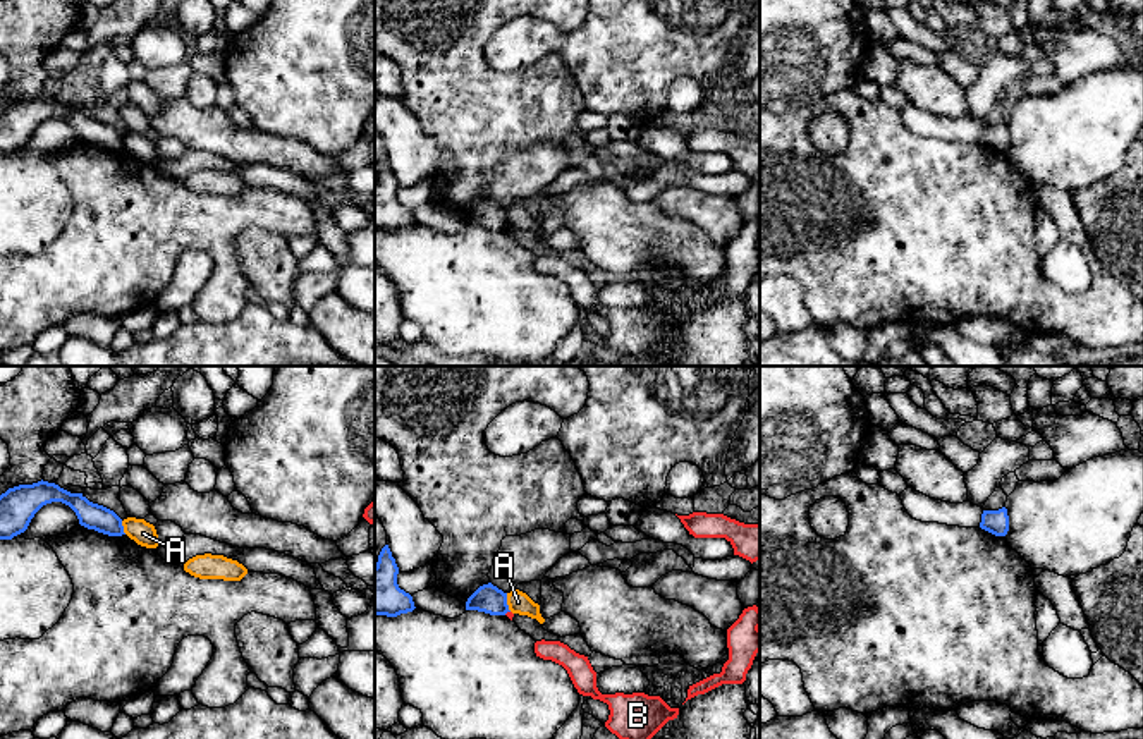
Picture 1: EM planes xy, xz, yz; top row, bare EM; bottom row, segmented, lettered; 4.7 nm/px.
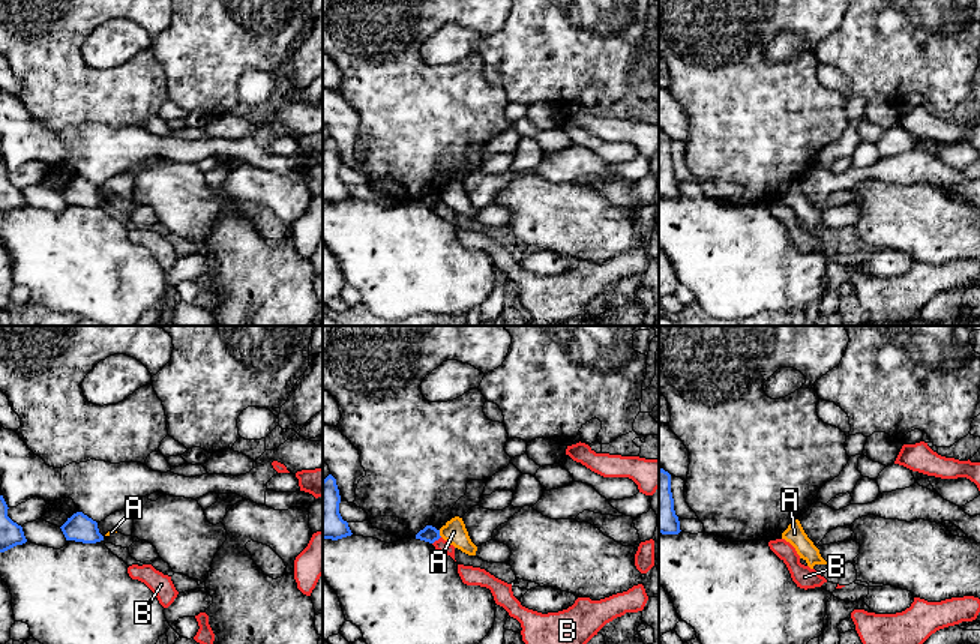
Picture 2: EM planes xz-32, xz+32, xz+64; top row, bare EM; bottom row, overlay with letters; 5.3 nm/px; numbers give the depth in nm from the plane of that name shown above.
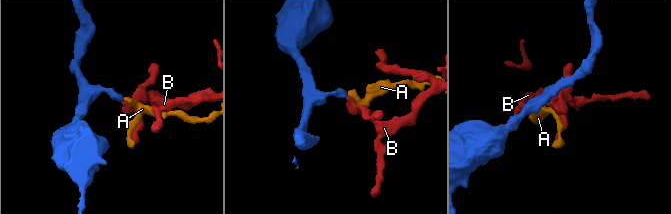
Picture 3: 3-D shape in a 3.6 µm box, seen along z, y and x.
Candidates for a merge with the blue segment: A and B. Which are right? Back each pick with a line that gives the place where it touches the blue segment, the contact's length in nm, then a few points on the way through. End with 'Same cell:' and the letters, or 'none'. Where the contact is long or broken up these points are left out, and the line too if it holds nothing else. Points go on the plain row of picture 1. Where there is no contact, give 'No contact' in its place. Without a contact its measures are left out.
Same cell: none

